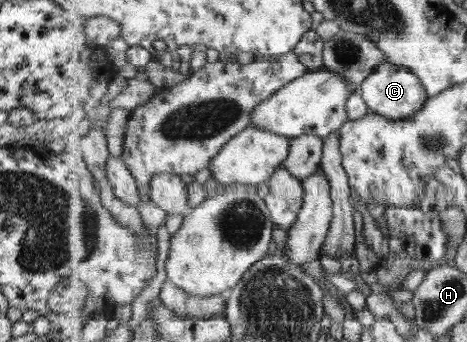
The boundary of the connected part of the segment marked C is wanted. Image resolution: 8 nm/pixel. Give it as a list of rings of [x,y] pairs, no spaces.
[[[385,61],[384,64],[376,67],[376,70],[369,76],[360,88],[362,98],[369,107],[369,111],[390,120],[404,120],[413,117],[422,110],[422,107],[428,101],[429,93],[426,92],[425,86],[422,85],[418,75],[408,71],[406,67],[399,67]]]

